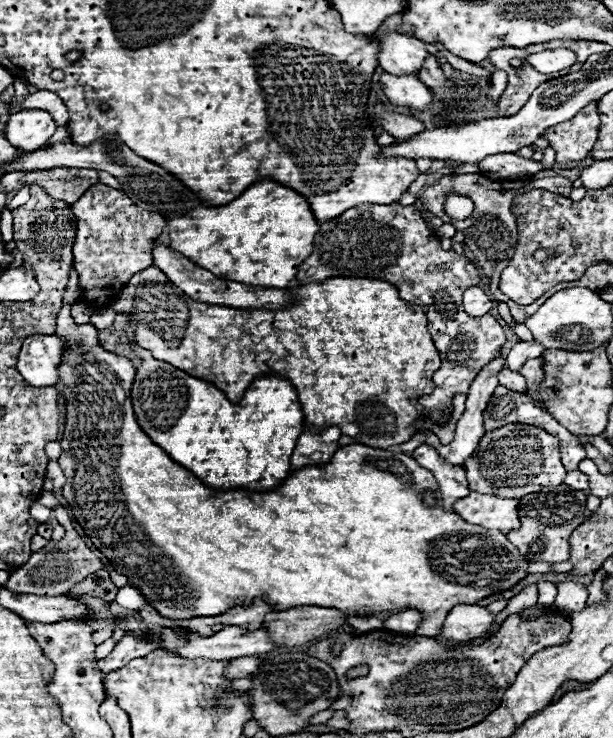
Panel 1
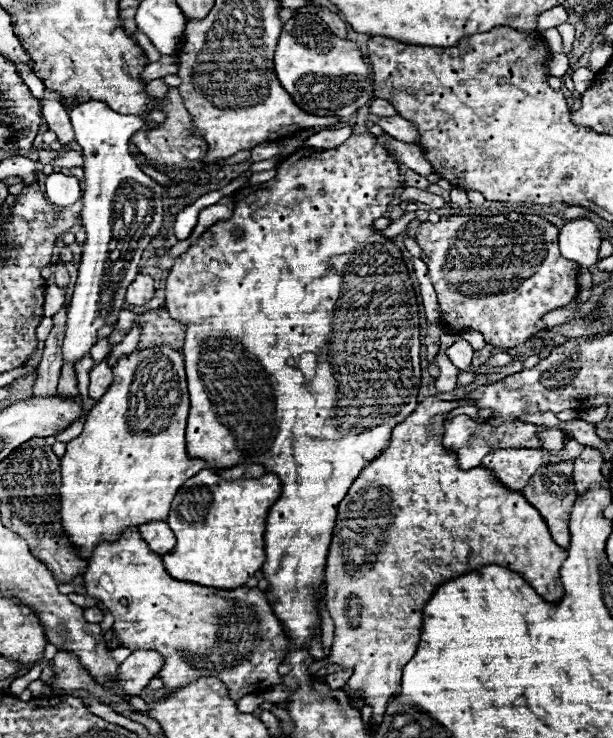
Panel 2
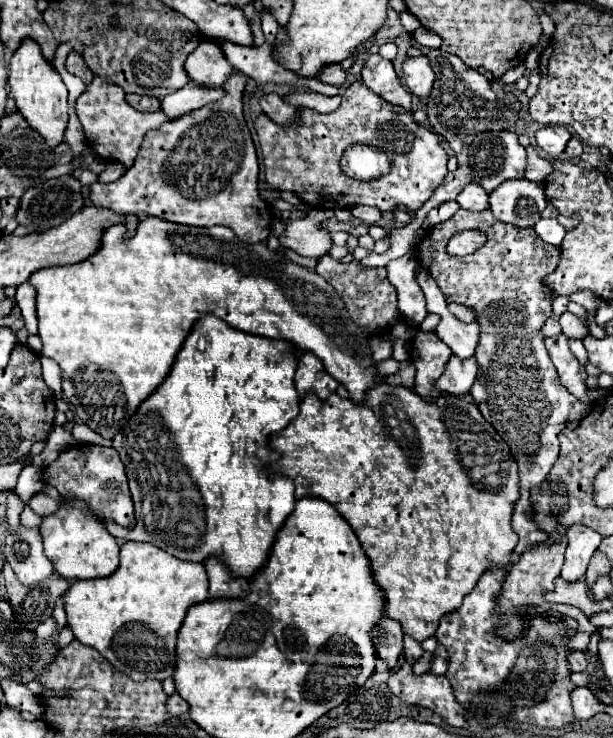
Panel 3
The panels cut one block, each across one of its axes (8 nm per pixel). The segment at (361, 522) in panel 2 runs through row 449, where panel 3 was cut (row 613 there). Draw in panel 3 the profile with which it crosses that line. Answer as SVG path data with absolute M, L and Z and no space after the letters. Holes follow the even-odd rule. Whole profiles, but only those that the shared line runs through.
M386 380L374 384L366 390L366 400L362 404L354 404L350 398L340 398L336 392L328 396L328 400L320 400L316 394L306 394L300 402L300 416L294 418L282 432L272 434L268 446L280 454L278 460L274 460L268 468L274 474L284 474L292 478L296 486L296 498L304 496L318 496L322 500L328 500L334 504L334 508L346 518L346 522L356 532L358 540L362 542L364 552L368 554L372 562L372 572L376 582L386 592L386 616L394 618L402 624L404 634L412 636L418 642L424 642L426 638L434 636L438 630L438 622L446 612L452 612L460 608L462 598L476 586L478 578L486 568L504 566L510 562L510 552L514 550L518 536L510 526L512 506L518 500L518 468L514 458L510 456L508 444L498 436L494 426L480 414L478 406L470 400L470 396L454 396L448 392L442 392L434 400L426 400L422 396L416 396L414 390L406 386L388 384Z

